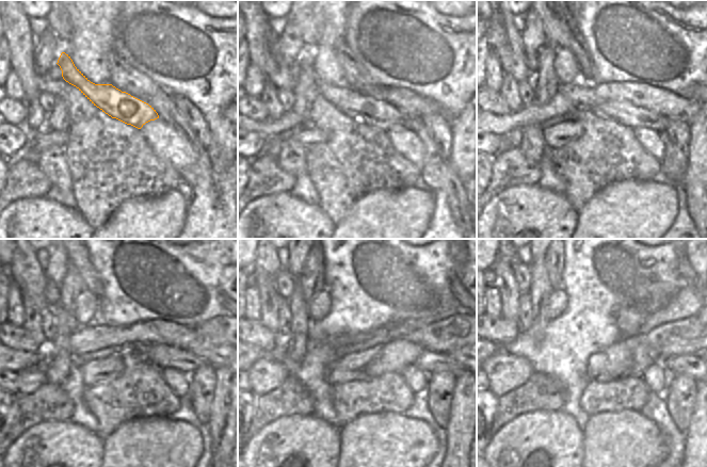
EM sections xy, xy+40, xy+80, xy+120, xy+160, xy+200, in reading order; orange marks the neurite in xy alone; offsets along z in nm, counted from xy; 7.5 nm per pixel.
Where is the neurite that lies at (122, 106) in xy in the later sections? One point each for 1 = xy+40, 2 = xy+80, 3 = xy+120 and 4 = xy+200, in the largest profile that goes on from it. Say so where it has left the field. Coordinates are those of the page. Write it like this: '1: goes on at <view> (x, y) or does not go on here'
1: goes on at xy+40 (360, 107)
2: goes on at xy+80 (623, 112)
3: goes on at xy+120 (160, 355)
4: goes on at xy+200 (691, 365)

